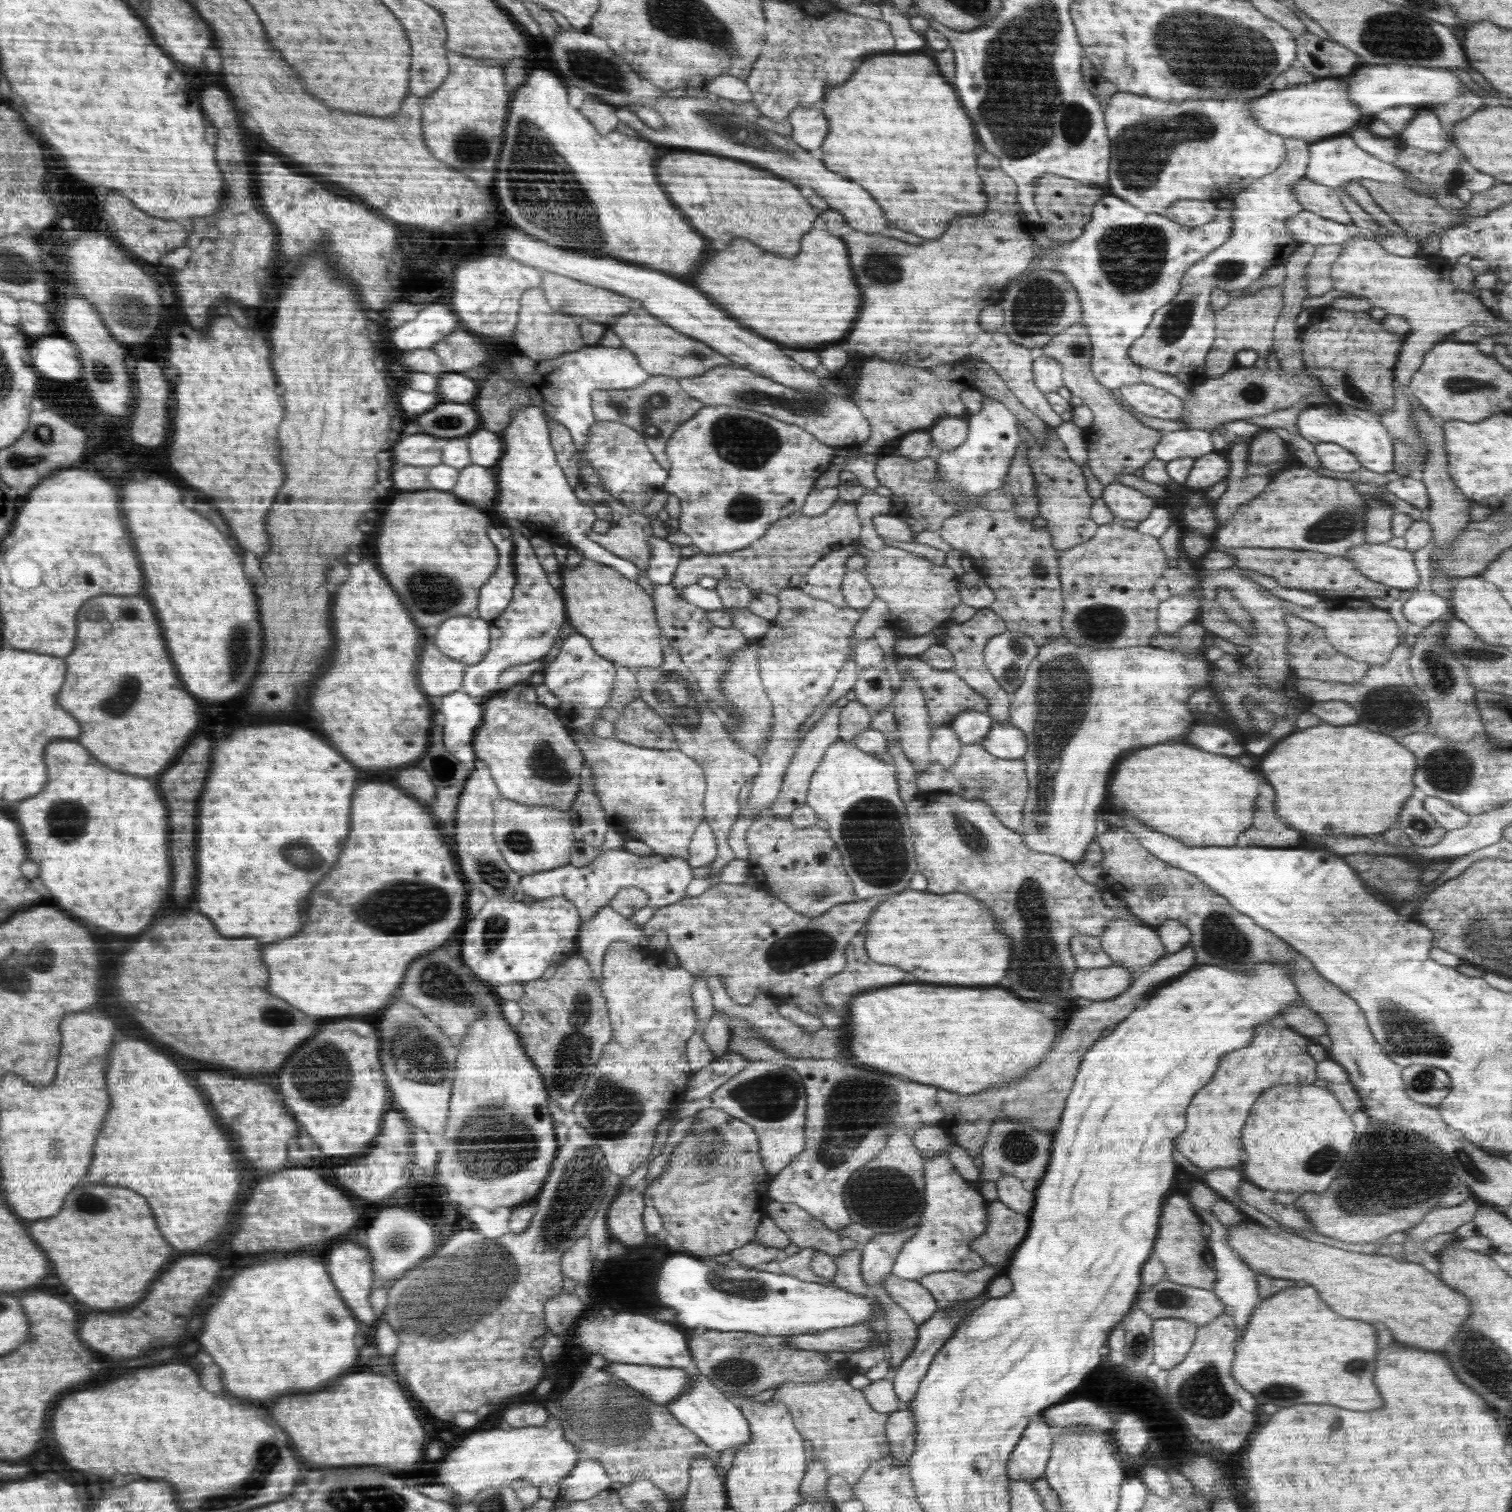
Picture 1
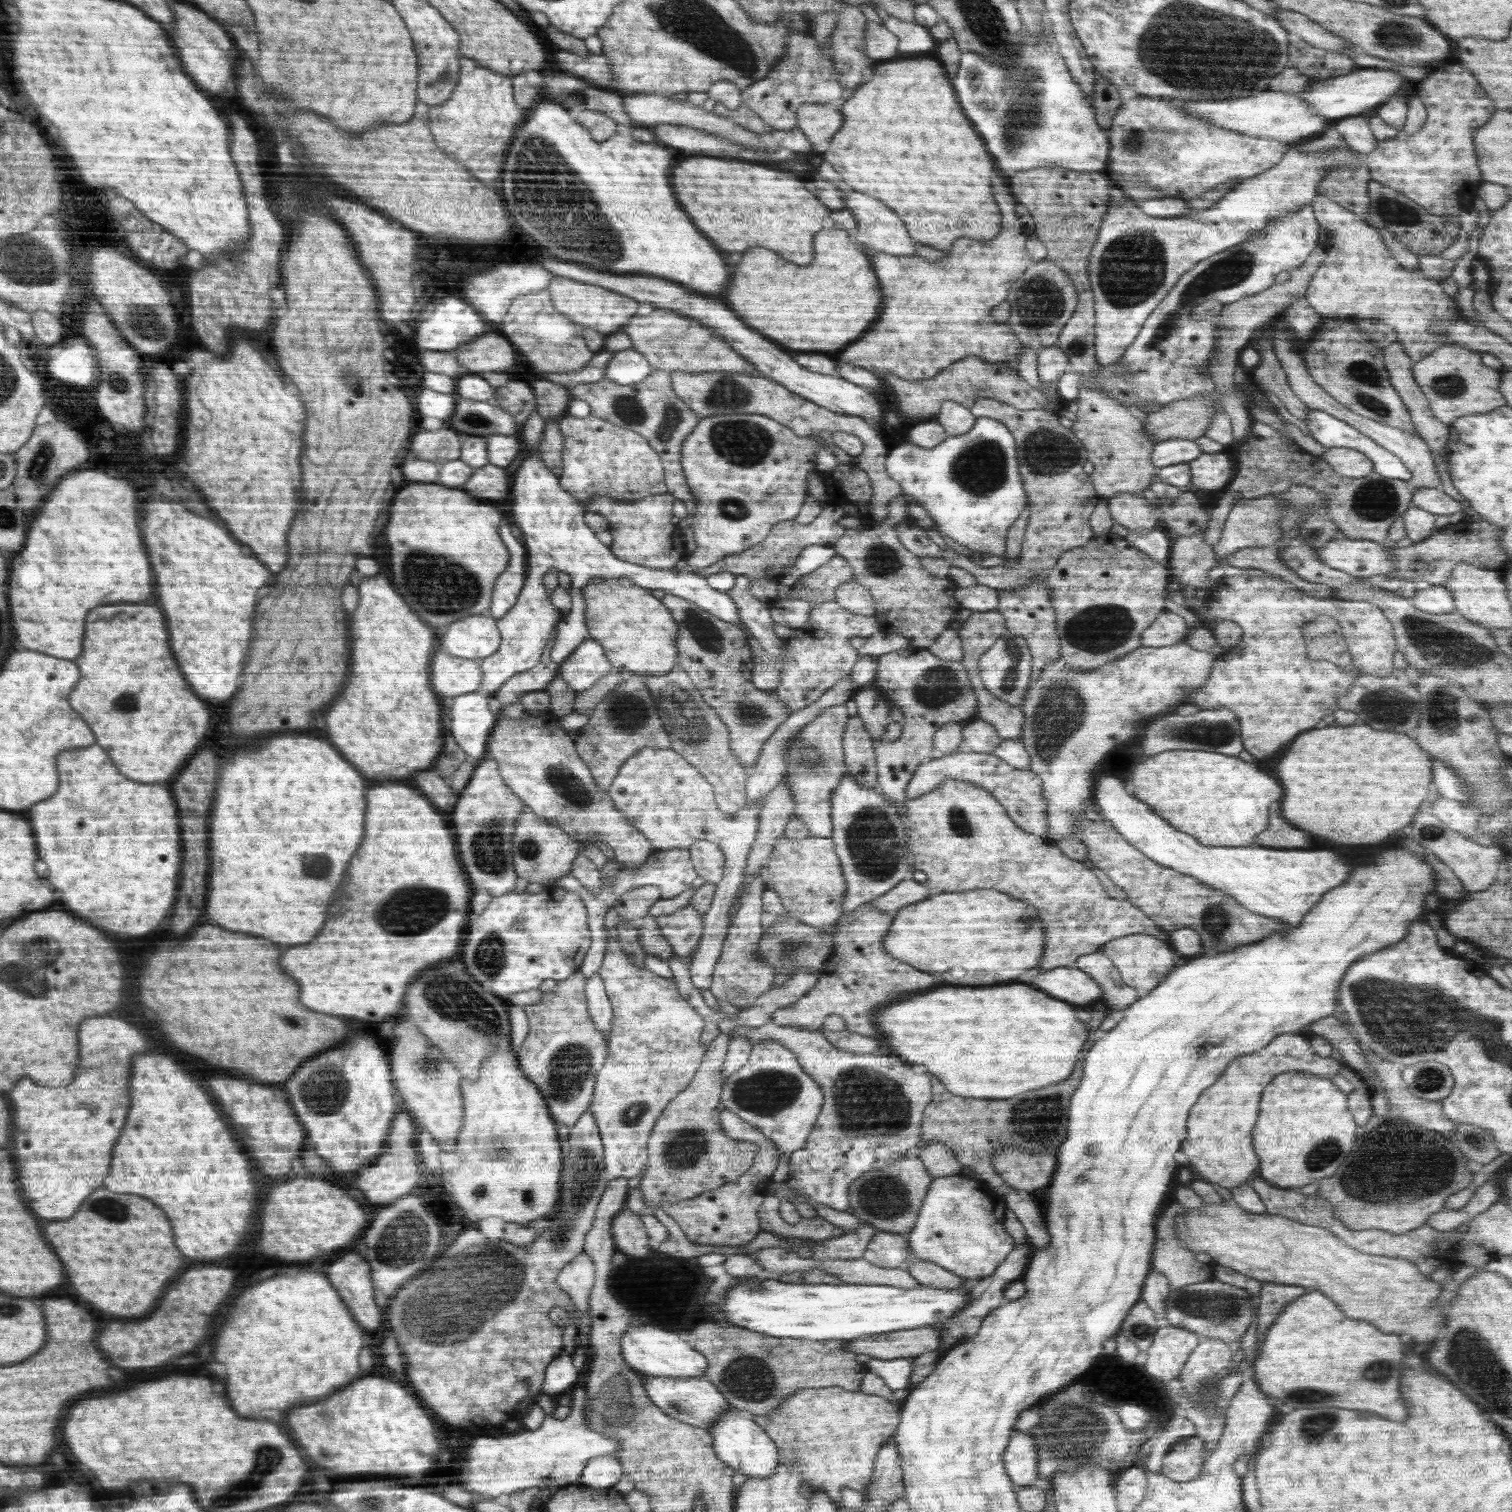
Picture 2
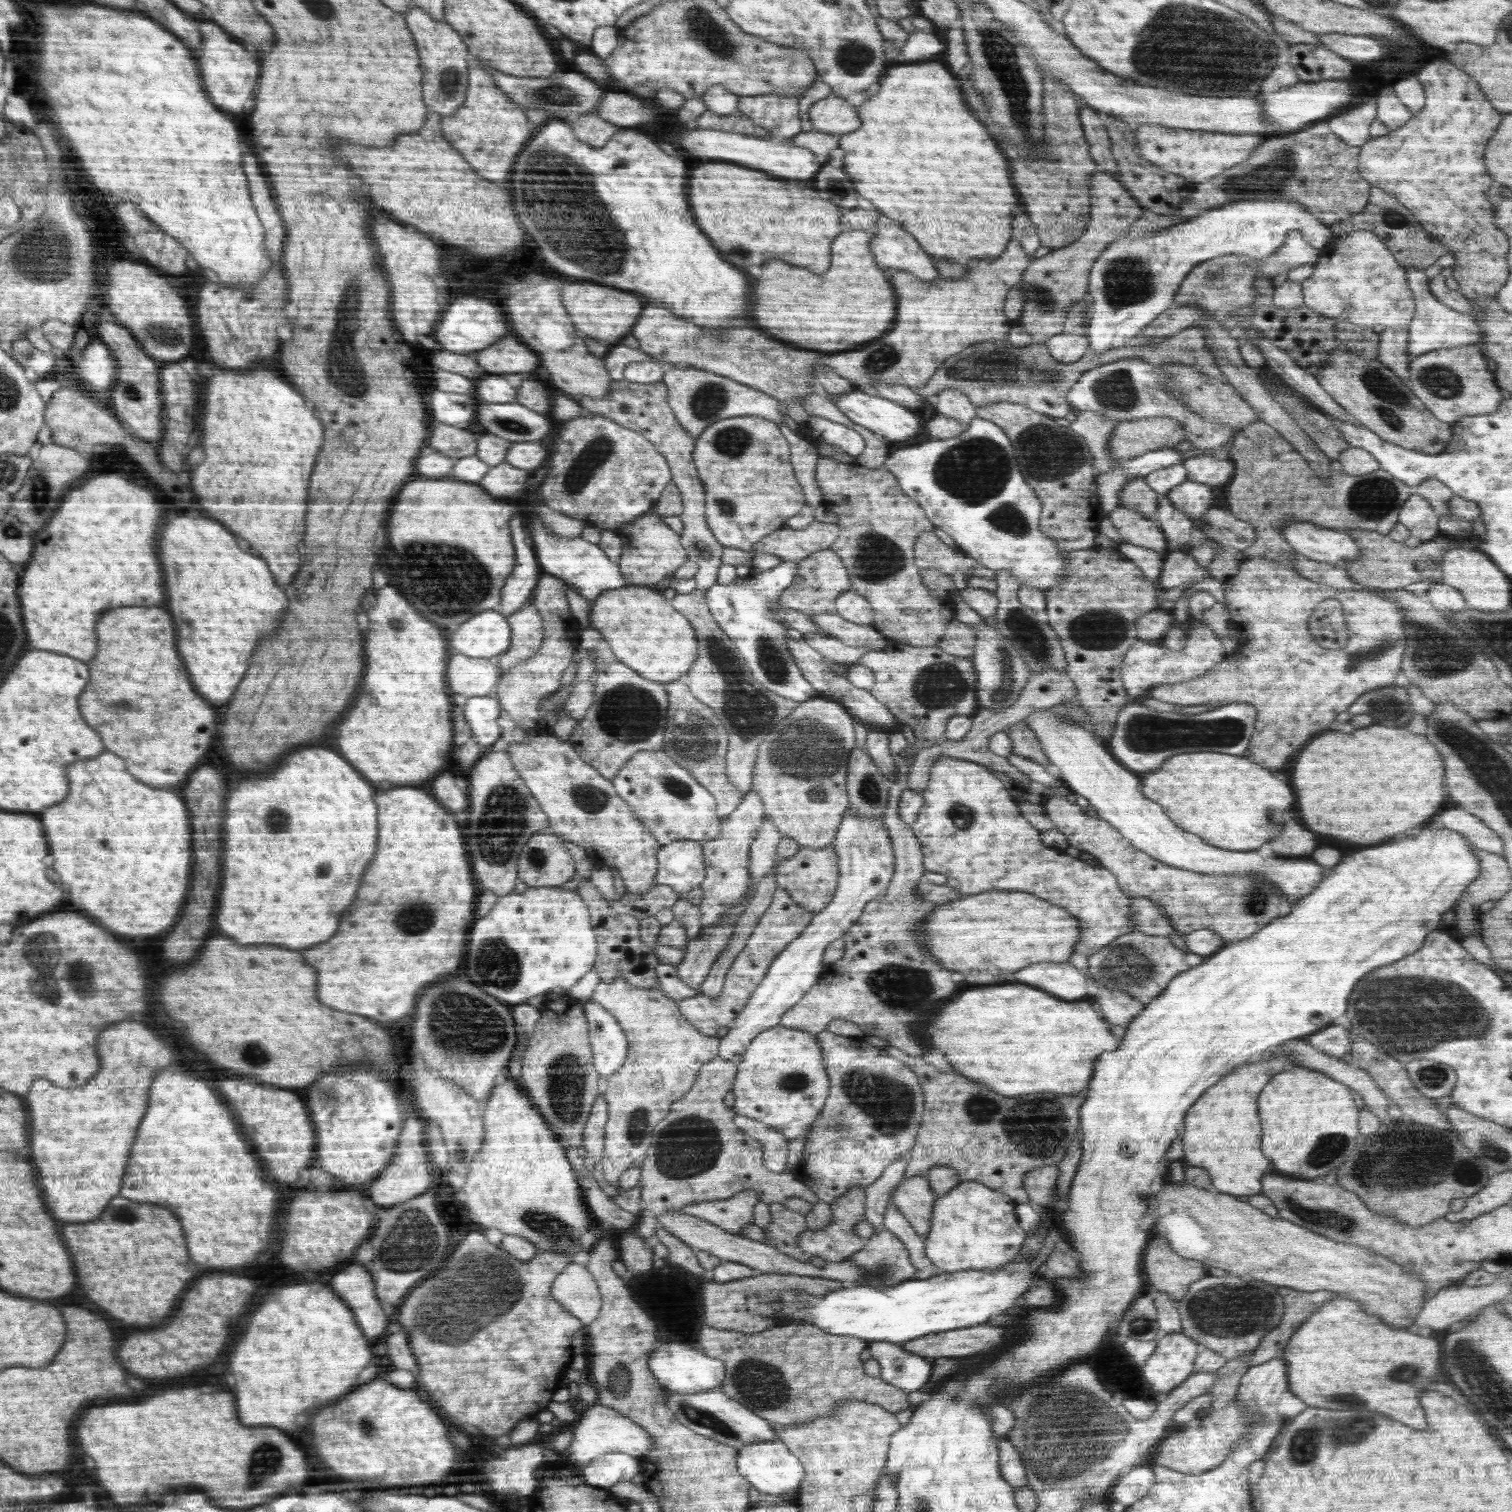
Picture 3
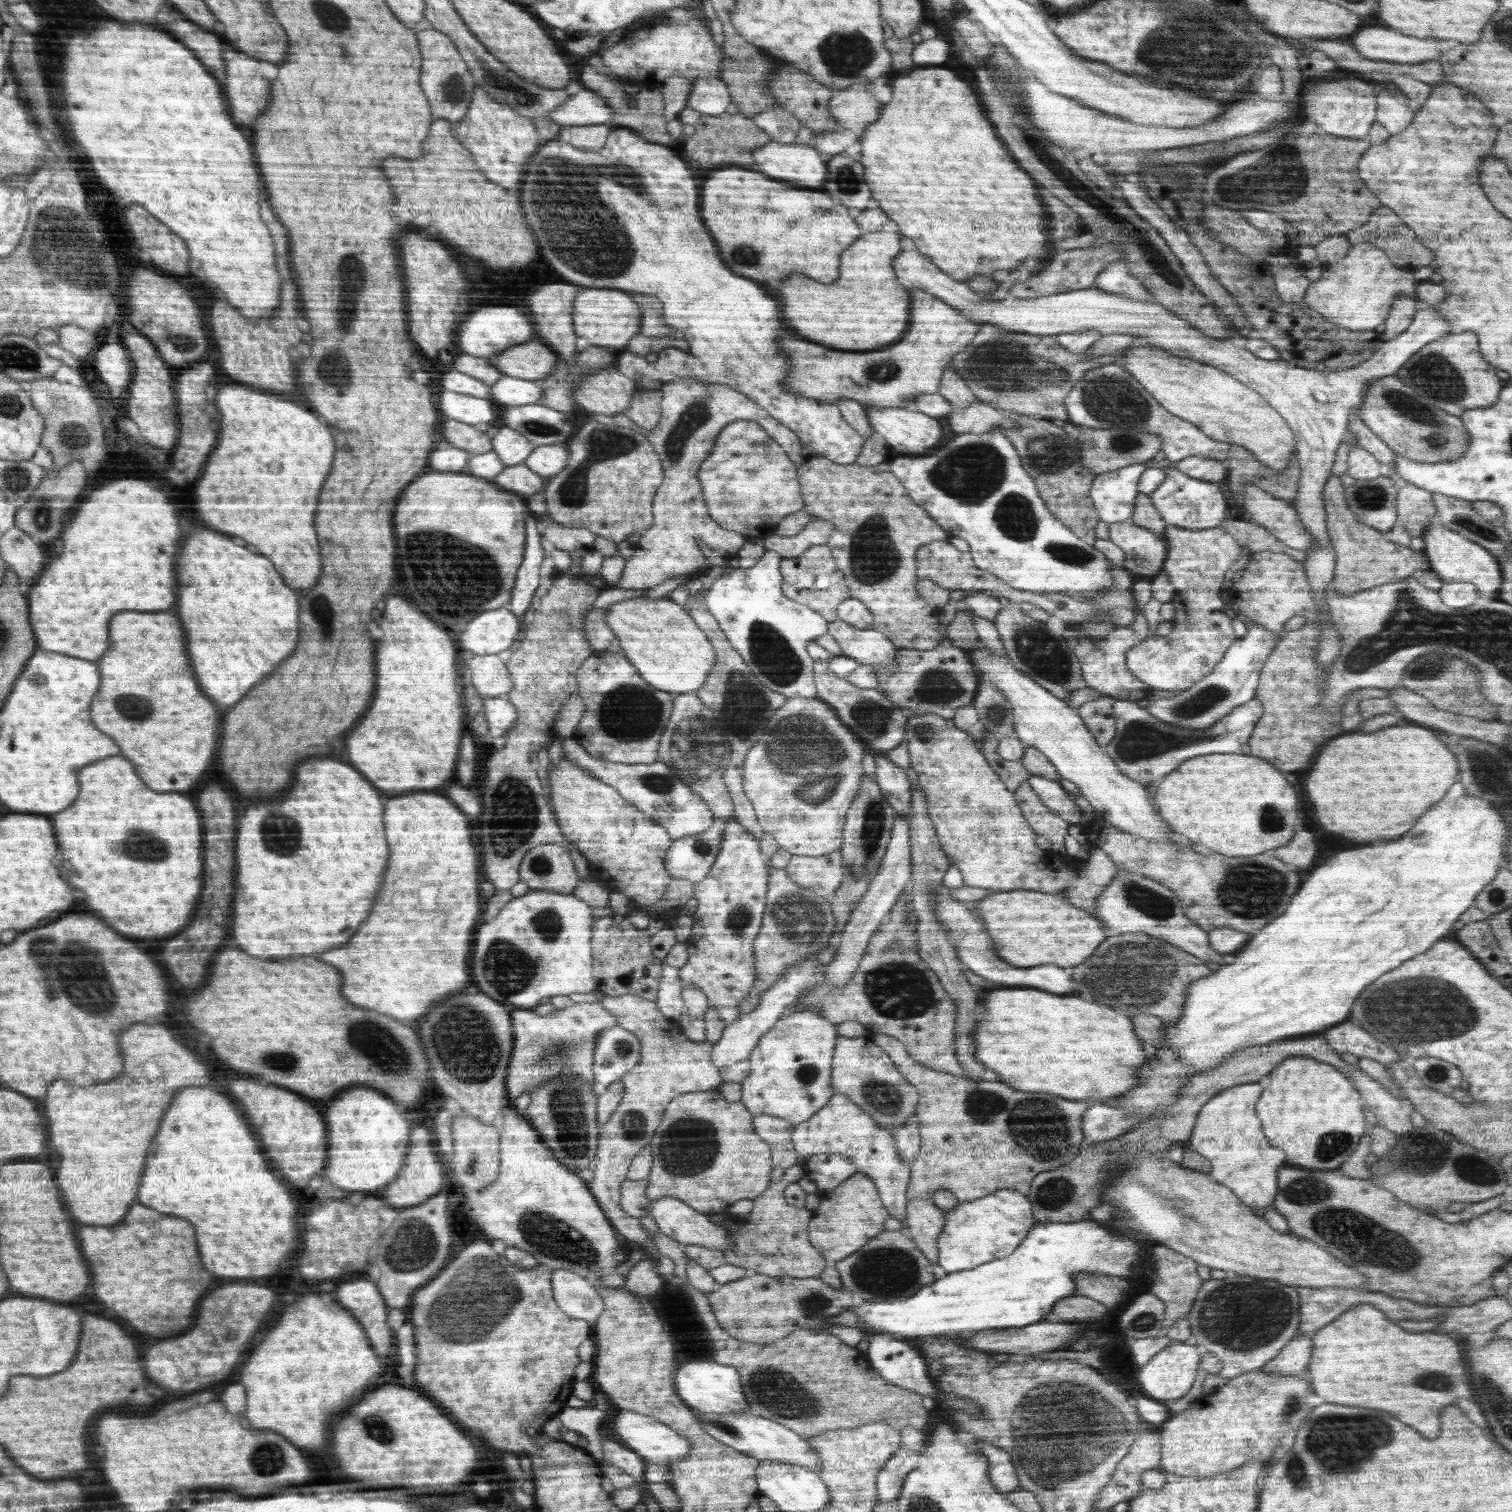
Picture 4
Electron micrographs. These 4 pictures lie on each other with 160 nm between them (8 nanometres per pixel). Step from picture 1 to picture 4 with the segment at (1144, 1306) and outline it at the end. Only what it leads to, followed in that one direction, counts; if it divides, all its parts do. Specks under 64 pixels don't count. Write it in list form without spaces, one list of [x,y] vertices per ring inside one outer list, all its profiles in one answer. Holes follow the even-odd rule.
[[[1227,1271],[1227,1275],[1224,1279],[1203,1281],[1185,1318],[1189,1320],[1192,1332],[1192,1338],[1187,1344],[1196,1345],[1202,1351],[1215,1354],[1218,1360],[1223,1362],[1223,1367],[1217,1375],[1230,1380],[1263,1367],[1297,1335],[1300,1326],[1300,1299],[1295,1286],[1284,1286],[1266,1278],[1238,1276],[1238,1273],[1233,1271]]]

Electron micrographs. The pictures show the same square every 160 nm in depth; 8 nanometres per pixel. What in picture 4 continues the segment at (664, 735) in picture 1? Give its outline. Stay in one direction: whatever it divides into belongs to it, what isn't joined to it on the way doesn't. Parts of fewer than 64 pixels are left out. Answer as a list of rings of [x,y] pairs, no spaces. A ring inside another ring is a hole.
[[[598,651],[578,669],[578,694],[586,704],[585,716],[572,739],[594,758],[620,764],[650,764],[660,759],[662,734],[674,708],[675,694],[650,686],[622,653]]]

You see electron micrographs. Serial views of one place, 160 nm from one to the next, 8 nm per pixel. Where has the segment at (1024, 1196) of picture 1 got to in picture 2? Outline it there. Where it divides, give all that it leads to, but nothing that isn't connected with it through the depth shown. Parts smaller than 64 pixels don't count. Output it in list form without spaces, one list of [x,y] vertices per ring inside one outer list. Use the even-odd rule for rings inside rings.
[[[1018,1192],[1002,1196],[1007,1209],[1012,1211],[1016,1219],[1022,1223],[1031,1245],[1038,1249],[1047,1247],[1050,1243],[1050,1233],[1045,1220],[1039,1213],[1038,1205],[1032,1199],[1022,1198]]]

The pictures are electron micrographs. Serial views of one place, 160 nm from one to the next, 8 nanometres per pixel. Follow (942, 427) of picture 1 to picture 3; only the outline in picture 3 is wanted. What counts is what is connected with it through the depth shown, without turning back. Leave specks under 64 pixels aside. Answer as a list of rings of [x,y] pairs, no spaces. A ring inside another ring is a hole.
[[[953,388],[941,390],[933,400],[935,401],[936,412],[940,415],[959,420],[968,425],[976,417],[976,407],[959,390]]]

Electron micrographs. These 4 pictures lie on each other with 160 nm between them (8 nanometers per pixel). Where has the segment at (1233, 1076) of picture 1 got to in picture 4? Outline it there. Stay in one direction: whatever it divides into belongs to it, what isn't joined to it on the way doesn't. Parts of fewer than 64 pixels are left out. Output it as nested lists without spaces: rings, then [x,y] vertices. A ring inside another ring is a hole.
[[[1249,1082],[1246,1084],[1239,1084],[1226,1090],[1221,1090],[1215,1094],[1197,1114],[1191,1136],[1186,1144],[1190,1150],[1196,1154],[1201,1154],[1204,1158],[1210,1161],[1211,1167],[1209,1177],[1218,1182],[1230,1191],[1234,1192],[1237,1198],[1255,1212],[1256,1208],[1265,1209],[1270,1208],[1274,1204],[1274,1198],[1278,1194],[1278,1170],[1287,1166],[1286,1153],[1279,1148],[1272,1146],[1262,1134],[1261,1120],[1256,1116],[1256,1102],[1262,1094],[1262,1086],[1256,1082]]]

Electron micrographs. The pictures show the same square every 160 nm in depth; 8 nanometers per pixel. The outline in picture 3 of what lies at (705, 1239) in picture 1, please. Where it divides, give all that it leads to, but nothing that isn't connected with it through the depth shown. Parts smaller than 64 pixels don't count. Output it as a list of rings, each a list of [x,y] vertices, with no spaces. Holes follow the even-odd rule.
[[[737,1114],[733,1121],[742,1131],[758,1139],[764,1147],[764,1166],[766,1170],[782,1173],[788,1162],[789,1139],[780,1130],[766,1126],[752,1118]],[[742,1190],[740,1194],[726,1200],[684,1206],[680,1213],[692,1215],[728,1233],[740,1235],[744,1227],[754,1225],[753,1212],[758,1202],[760,1200],[754,1190]]]

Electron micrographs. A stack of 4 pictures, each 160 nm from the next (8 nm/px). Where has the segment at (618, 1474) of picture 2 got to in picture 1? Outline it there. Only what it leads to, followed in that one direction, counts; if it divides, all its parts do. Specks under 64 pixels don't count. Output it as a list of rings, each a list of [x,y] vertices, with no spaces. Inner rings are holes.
[[[581,1458],[577,1460],[577,1464],[572,1470],[572,1473],[569,1474],[568,1477],[564,1477],[560,1482],[557,1484],[558,1492],[555,1499],[557,1500],[588,1500],[593,1496],[596,1496],[598,1493],[603,1492],[611,1487],[612,1479],[606,1474],[604,1467],[594,1459],[584,1459]]]

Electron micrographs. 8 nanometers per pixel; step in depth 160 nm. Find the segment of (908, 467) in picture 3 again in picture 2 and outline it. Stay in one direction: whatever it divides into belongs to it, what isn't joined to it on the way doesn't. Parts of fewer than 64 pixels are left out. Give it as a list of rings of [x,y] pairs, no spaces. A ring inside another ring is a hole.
[[[977,417],[976,424],[969,432],[949,436],[940,445],[931,449],[922,448],[917,444],[900,444],[888,452],[885,469],[889,477],[901,486],[902,494],[908,495],[913,502],[922,506],[930,518],[938,523],[939,529],[944,534],[974,552],[994,556],[1005,554],[1009,528],[1028,507],[1016,439],[1009,427],[998,419]]]

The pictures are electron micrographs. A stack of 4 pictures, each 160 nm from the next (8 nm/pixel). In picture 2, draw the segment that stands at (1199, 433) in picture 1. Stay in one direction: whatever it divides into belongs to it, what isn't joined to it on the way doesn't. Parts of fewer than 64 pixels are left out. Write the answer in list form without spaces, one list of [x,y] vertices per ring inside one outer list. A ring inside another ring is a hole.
[[[1173,438],[1154,445],[1151,461],[1158,469],[1171,464],[1189,463],[1203,453],[1201,446],[1192,439]]]

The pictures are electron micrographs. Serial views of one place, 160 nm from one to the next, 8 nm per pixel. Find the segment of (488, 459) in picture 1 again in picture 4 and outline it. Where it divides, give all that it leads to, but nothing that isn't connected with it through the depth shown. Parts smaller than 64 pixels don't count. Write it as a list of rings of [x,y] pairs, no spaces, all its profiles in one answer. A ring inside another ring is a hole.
[[[567,443],[547,444],[534,447],[524,464],[543,477],[557,475],[565,468],[569,460],[569,449]]]

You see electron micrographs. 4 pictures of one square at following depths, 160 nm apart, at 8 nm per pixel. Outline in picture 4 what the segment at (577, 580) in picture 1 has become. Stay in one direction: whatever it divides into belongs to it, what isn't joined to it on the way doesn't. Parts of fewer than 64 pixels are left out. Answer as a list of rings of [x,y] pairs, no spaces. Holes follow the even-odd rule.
[[[640,596],[615,602],[607,607],[605,621],[620,642],[625,657],[658,690],[673,694],[696,692],[705,684],[716,662],[715,650],[702,629],[685,607],[670,598]]]

